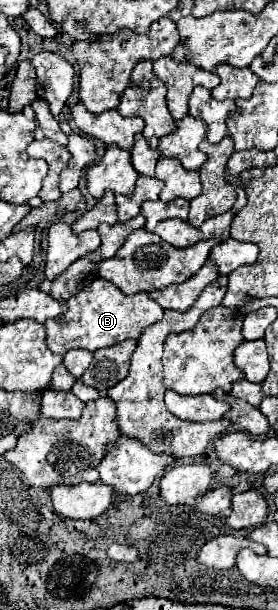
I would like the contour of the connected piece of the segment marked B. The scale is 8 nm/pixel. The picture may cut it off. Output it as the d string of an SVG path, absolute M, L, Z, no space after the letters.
M95 279L67 301L67 311L63 315L47 319L47 345L53 353L59 355L65 355L71 349L97 351L125 339L139 339L143 327L159 323L163 319L163 313L165 309L155 303L149 293L125 295L113 283L107 283L105 279Z

